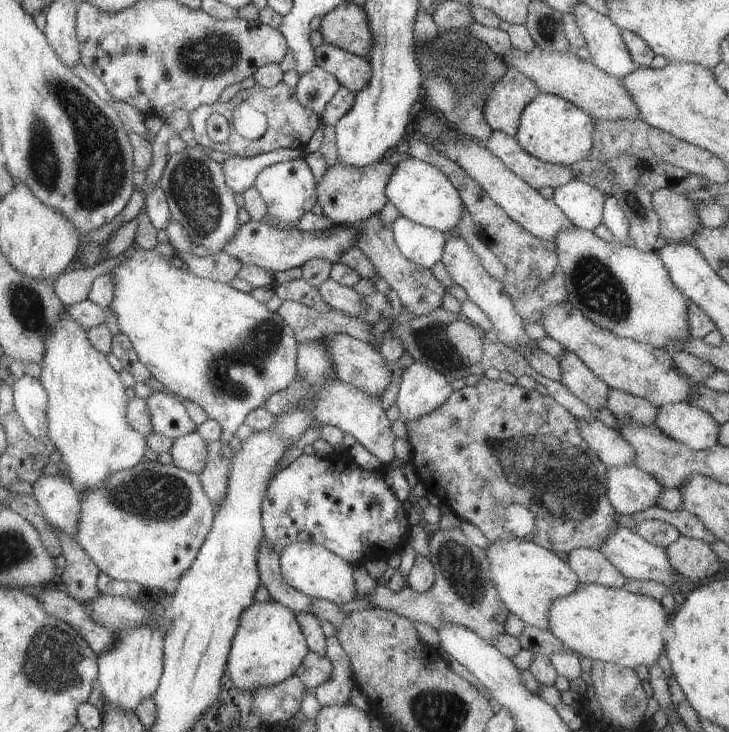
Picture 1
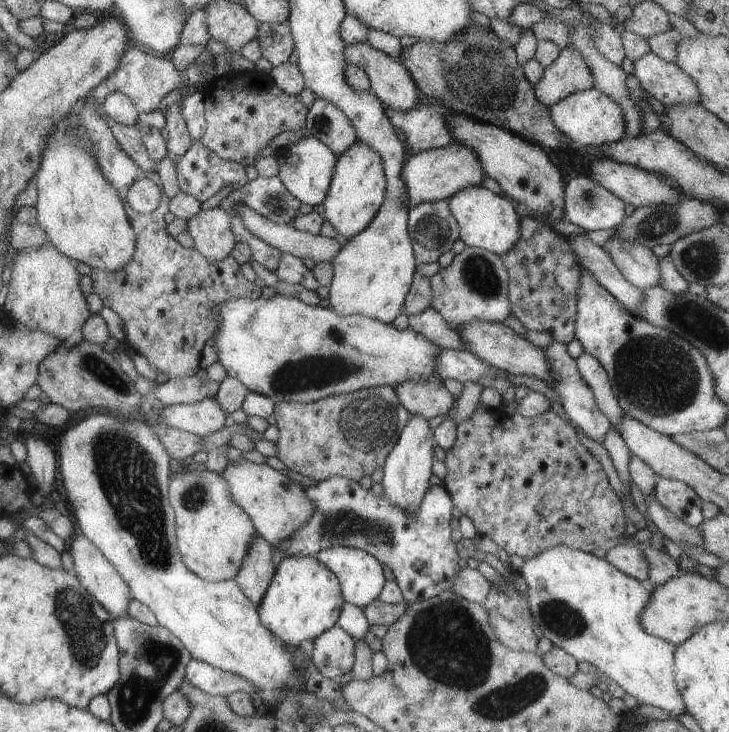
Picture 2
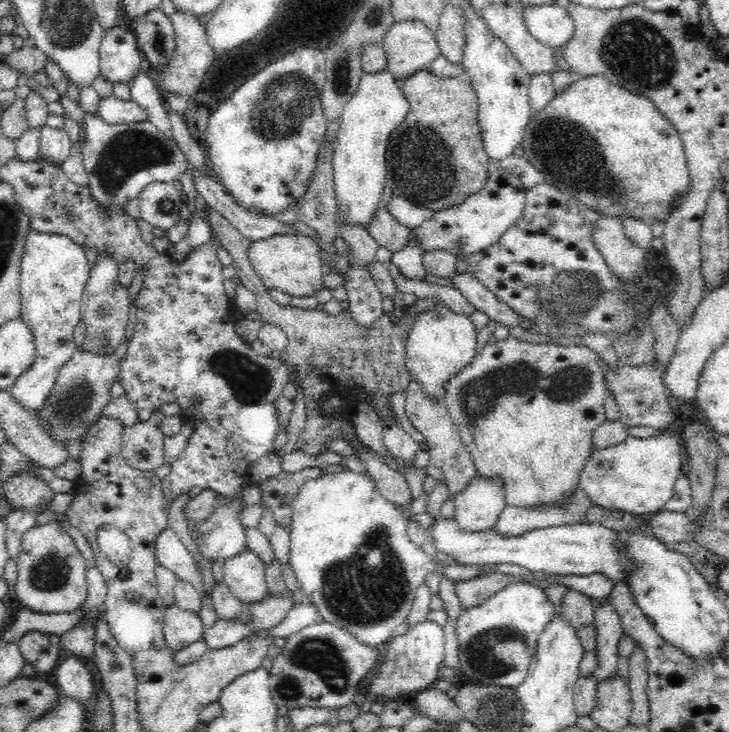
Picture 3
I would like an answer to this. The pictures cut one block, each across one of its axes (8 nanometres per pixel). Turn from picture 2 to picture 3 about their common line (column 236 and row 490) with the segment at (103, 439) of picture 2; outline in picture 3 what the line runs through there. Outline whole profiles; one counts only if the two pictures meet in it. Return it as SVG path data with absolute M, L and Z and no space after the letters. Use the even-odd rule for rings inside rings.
M662 431L648 438L627 436L620 444L595 450L579 476L579 487L591 502L634 514L654 514L674 496L674 485L685 471L686 454L680 436Z

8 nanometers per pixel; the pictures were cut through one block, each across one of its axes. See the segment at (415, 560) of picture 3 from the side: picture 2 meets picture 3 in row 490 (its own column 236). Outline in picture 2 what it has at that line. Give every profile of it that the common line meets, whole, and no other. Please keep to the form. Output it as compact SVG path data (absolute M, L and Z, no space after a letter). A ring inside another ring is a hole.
M274 295L268 299L259 297L251 300L241 297L233 300L226 300L216 304L216 321L217 328L212 334L214 340L214 349L217 353L217 362L224 368L227 377L238 380L248 391L259 393L270 398L273 402L298 402L310 403L317 399L322 399L336 394L345 394L353 392L357 389L376 387L381 385L389 385L391 388L394 384L400 383L402 380L420 379L428 377L434 373L434 356L439 350L437 345L430 343L420 334L414 333L409 328L402 331L396 330L391 325L383 324L378 320L364 317L363 315L338 315L333 309L322 308L321 306L311 306L301 302L295 297L286 297L283 295Z

